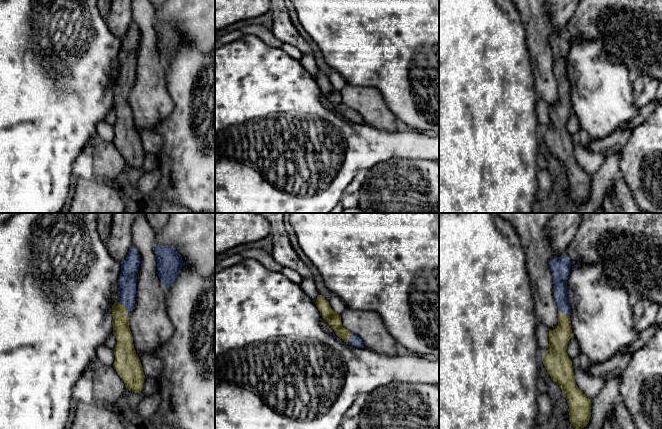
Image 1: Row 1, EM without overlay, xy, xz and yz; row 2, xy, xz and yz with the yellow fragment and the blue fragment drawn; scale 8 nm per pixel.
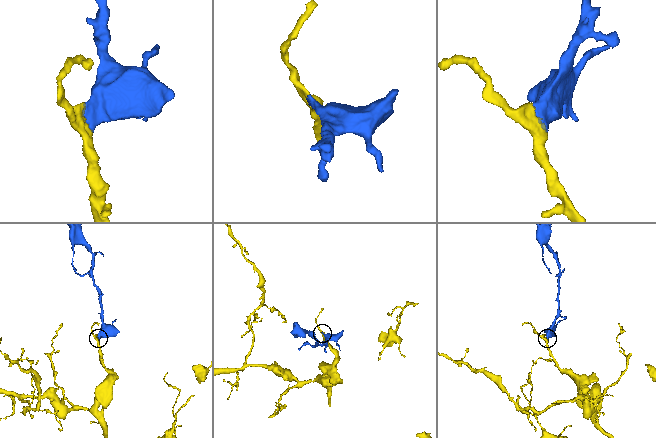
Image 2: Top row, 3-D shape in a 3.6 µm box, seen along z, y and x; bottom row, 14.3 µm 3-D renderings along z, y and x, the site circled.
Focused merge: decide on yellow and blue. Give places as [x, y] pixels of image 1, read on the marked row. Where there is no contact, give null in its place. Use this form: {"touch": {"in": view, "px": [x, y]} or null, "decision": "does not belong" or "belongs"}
{"touch": {"in": "xy", "px": [121, 304]}, "decision": "belongs"}

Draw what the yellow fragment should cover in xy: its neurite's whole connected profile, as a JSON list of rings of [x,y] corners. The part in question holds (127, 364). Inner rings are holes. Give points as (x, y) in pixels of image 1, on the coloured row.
[[[132,246],[126,259],[121,262],[121,273],[118,279],[119,289],[112,306],[113,334],[117,345],[113,349],[115,360],[113,367],[125,384],[125,387],[141,393],[145,375],[138,355],[136,354],[133,336],[129,328],[129,315],[135,305],[136,279],[140,265],[140,256]]]

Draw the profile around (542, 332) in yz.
[[[538,320],[536,337],[539,350],[544,354],[549,349],[549,329],[540,320]]]

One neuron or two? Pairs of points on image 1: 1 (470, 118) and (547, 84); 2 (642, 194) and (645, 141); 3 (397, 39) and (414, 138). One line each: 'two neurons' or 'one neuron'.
1: two neurons
2: one neuron
3: two neurons

